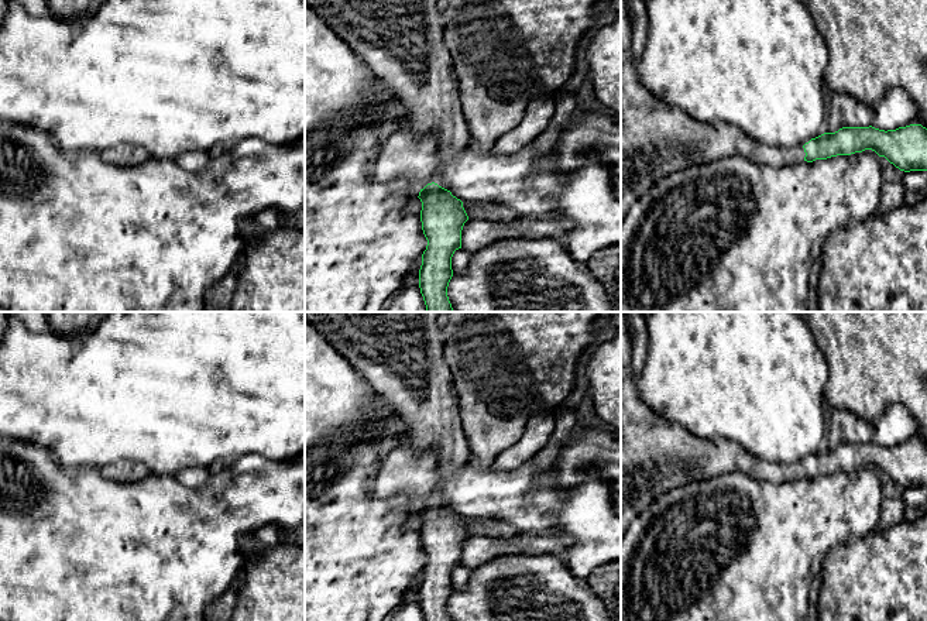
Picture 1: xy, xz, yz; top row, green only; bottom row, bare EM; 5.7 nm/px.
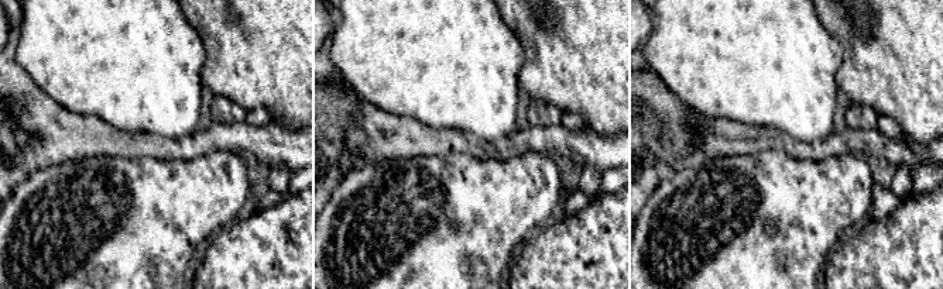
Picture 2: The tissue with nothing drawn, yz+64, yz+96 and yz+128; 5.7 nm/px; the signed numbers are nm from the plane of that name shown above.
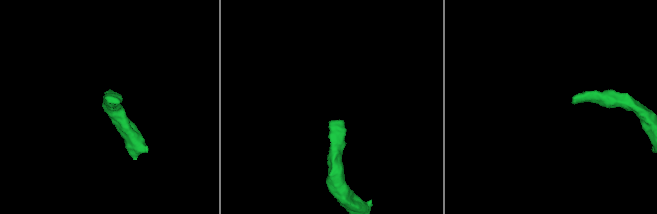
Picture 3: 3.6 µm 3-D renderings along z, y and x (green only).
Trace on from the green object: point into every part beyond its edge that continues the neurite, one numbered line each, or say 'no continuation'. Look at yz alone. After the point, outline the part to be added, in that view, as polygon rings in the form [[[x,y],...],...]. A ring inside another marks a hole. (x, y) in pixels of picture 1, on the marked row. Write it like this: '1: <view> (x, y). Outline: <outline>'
1: yz (656, 139). Outline: [[[626,0],[632,44],[621,52],[621,224],[631,206],[658,181],[693,165],[725,157],[744,157],[758,165],[794,165],[804,161],[803,145],[768,145],[727,123],[701,123],[680,109],[660,102],[642,85],[636,65],[648,40],[648,7],[643,0]]]

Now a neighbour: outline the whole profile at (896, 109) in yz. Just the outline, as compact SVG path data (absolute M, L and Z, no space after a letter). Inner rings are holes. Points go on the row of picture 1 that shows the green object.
M890 89L875 107L871 126L887 131L910 124L921 124L916 103L904 89Z

